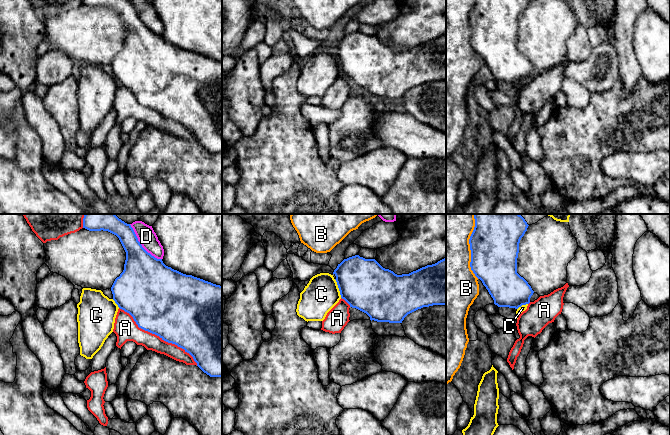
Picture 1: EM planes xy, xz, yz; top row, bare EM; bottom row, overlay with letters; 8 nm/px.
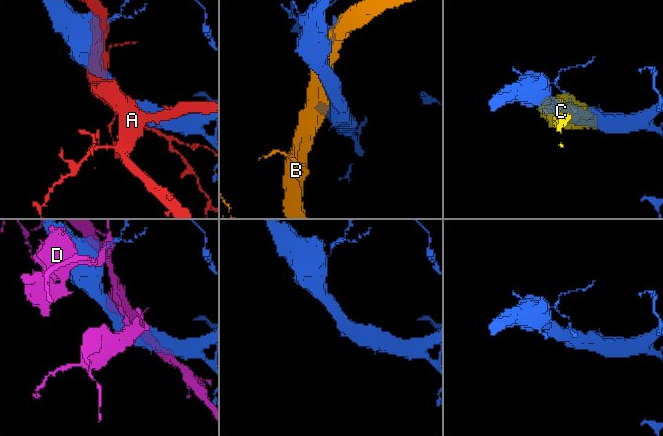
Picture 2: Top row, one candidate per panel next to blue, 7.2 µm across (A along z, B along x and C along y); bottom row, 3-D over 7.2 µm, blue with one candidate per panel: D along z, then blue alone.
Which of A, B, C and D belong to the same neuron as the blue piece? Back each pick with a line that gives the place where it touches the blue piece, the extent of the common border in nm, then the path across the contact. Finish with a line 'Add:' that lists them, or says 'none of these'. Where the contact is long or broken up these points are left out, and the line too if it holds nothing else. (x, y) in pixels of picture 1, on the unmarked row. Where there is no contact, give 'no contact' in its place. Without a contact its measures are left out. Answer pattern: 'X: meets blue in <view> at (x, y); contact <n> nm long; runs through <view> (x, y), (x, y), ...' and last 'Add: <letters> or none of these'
C: meets blue in xz at (338, 63); contact 160 nm long
Add: C

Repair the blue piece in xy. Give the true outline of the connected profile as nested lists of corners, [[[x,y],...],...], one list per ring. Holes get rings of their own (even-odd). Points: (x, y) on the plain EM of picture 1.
[[[83,0],[83,4],[116,11],[126,28],[124,46],[111,63],[118,83],[129,89],[139,104],[184,125],[204,149],[210,153],[222,153],[222,62],[166,42],[162,35],[155,34],[142,23],[130,0]]]

